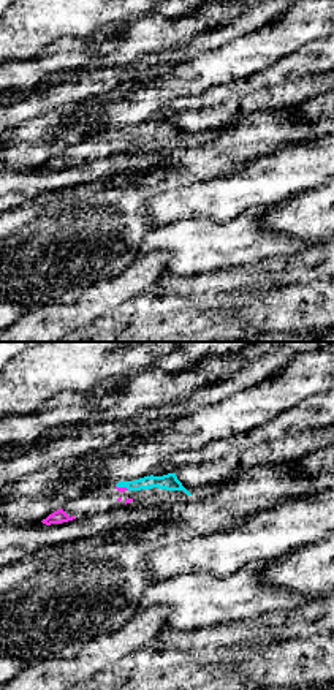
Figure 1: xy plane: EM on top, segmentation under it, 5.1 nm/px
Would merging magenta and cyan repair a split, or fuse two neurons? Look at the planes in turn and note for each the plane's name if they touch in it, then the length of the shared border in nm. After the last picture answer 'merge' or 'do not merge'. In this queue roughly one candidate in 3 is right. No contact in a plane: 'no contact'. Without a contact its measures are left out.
meets magenta in xy; contact 80 nm long

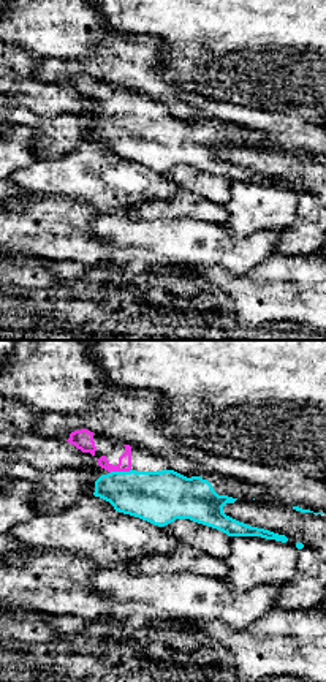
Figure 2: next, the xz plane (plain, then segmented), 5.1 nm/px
meets magenta in xz; contact 110 nm long

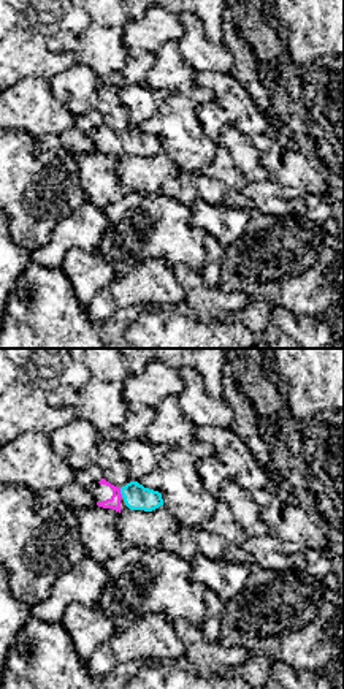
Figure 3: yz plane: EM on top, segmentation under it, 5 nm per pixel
meets magenta in yz; contact 50 nm long

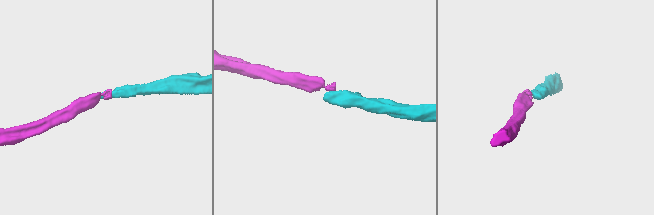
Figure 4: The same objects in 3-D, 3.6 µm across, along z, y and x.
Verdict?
merge

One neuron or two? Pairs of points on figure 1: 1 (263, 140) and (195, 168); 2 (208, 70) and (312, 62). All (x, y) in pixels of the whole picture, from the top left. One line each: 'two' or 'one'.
1: one
2: two

